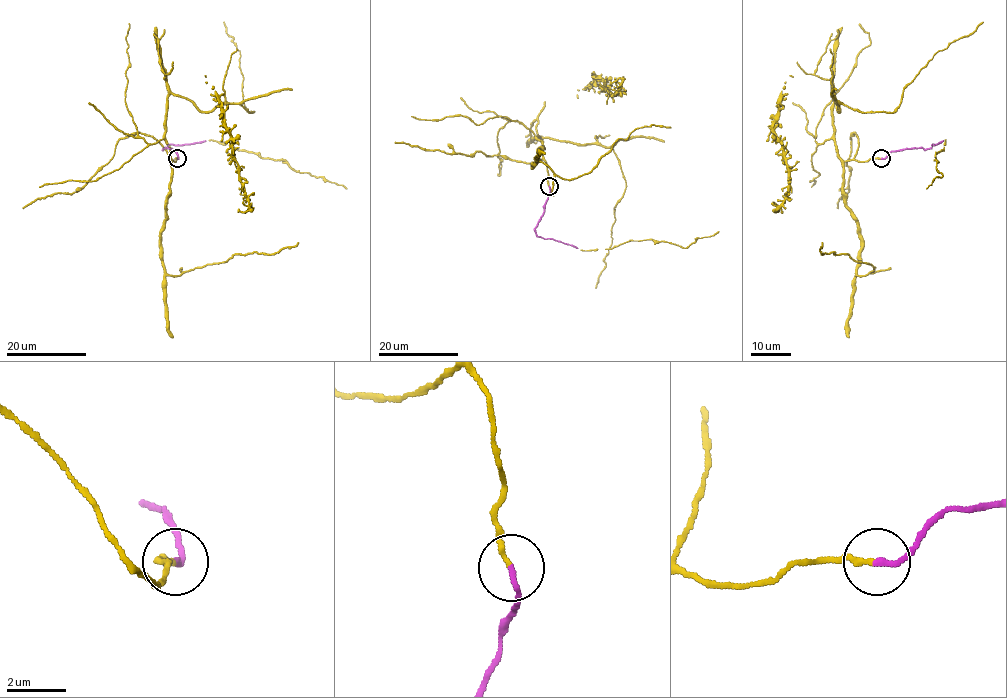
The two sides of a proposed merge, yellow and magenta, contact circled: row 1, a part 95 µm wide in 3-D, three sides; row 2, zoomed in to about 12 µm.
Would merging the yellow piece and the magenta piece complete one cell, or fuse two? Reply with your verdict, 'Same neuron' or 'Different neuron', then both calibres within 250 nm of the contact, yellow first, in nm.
Same neuron. Thickness 170 nm (yellow) against 200 nm

